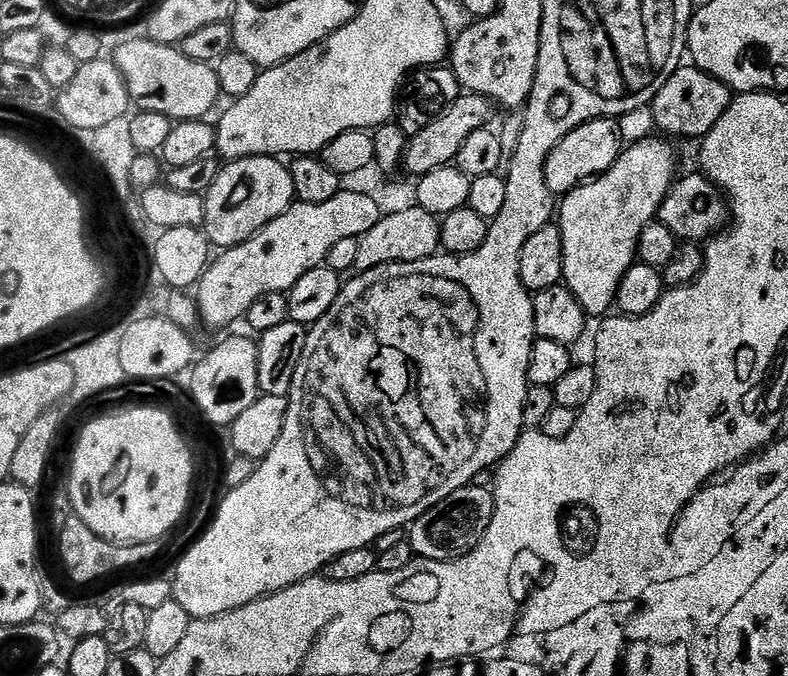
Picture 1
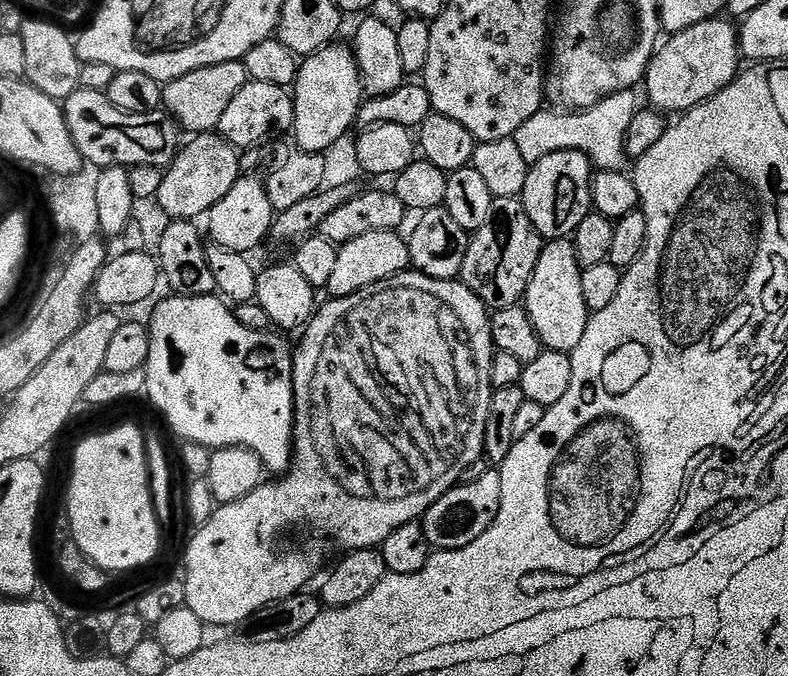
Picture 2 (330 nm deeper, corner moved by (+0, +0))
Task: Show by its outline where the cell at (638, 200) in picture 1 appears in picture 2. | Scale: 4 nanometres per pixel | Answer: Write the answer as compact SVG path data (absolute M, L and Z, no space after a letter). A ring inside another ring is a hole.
M571 239L549 240L545 243L538 266L534 266L522 307L530 314L530 322L534 322L534 330L547 351L571 354L578 342L582 342L590 313L586 298L582 298L582 269L574 254Z

